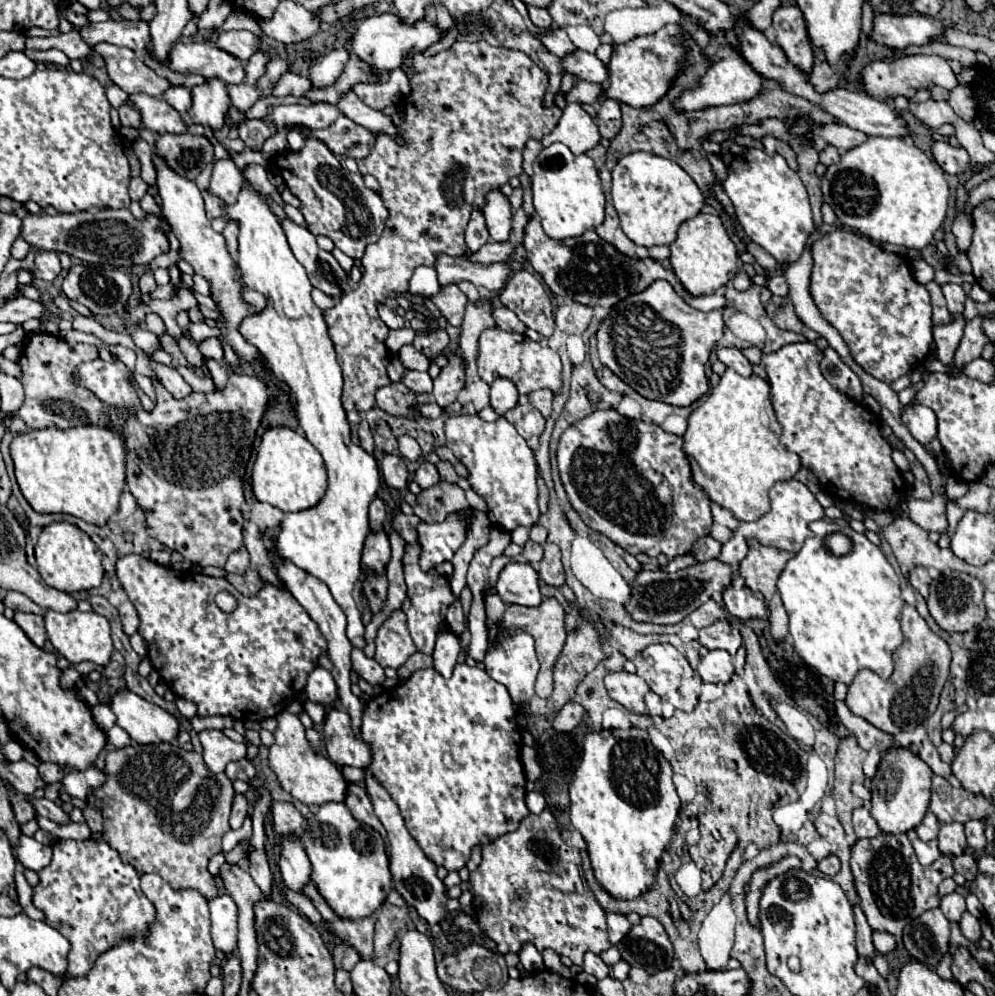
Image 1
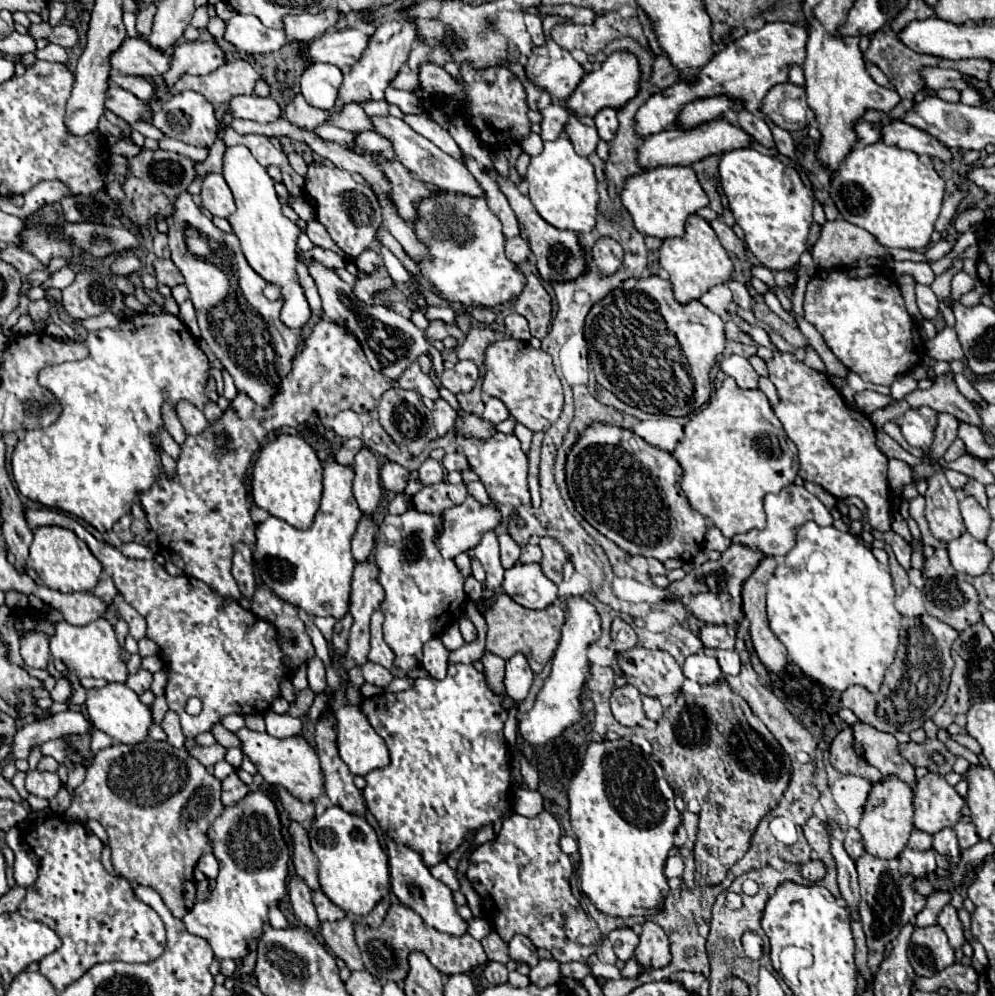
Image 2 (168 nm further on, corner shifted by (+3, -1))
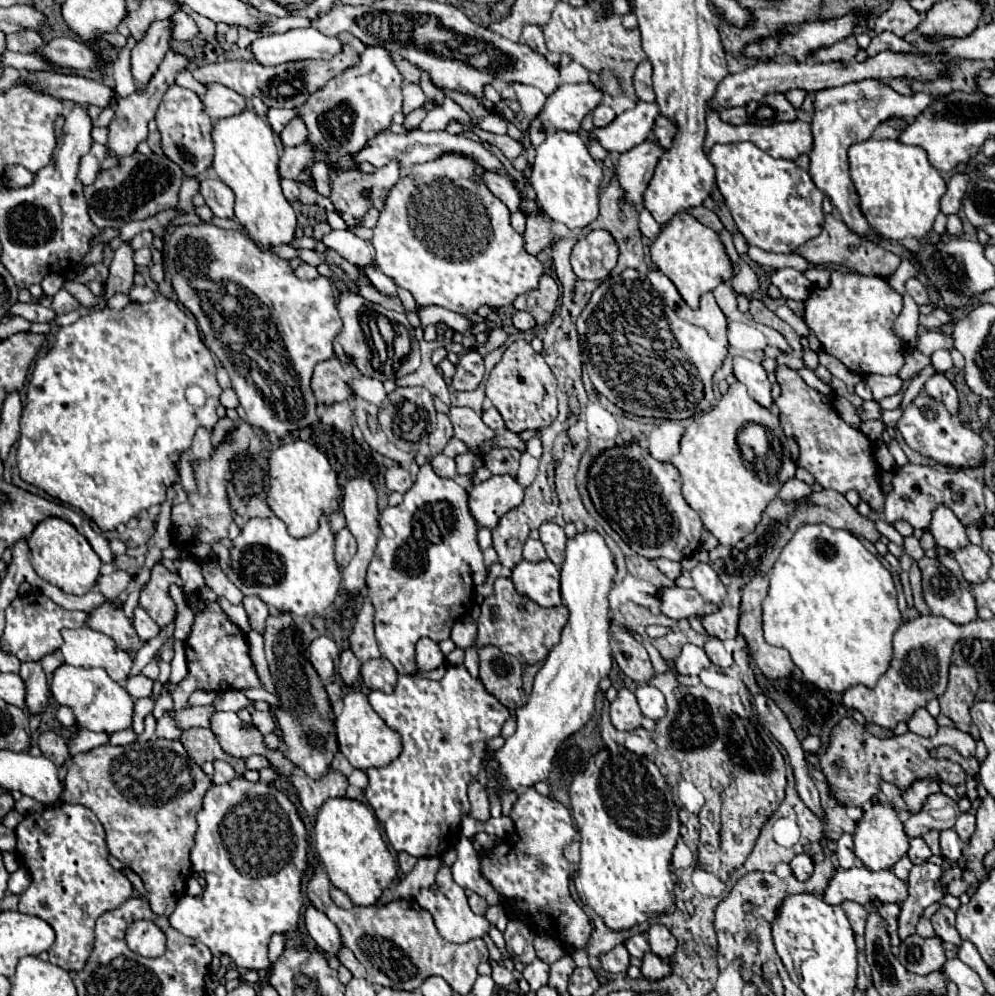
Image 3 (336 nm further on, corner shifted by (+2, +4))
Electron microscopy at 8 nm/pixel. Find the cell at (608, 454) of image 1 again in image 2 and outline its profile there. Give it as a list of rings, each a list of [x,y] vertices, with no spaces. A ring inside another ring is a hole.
[[[592,422],[580,434],[578,442],[568,450],[566,456],[568,494],[582,518],[630,556],[642,554],[646,558],[652,556],[660,562],[668,558],[688,560],[688,556],[692,560],[694,554],[702,548],[706,534],[706,518],[688,504],[688,498],[680,488],[680,478],[682,468],[672,452],[648,444],[632,430],[606,422]]]

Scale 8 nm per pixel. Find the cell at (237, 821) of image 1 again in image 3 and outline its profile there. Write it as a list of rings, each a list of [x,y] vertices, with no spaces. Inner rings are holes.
[[[215,759],[213,767],[215,767],[215,773],[213,773],[213,781],[215,783],[227,783],[227,781],[231,781],[231,779],[237,777],[237,773],[233,771],[233,767],[227,761],[223,761],[223,759]]]

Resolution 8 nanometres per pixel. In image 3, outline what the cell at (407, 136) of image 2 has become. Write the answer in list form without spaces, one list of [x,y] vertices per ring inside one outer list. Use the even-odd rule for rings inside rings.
[[[487,173],[487,187],[491,187],[491,191],[499,199],[503,199],[503,203],[509,207],[511,213],[521,211],[523,189],[517,187],[511,179],[507,179],[507,175],[503,175],[503,173]]]

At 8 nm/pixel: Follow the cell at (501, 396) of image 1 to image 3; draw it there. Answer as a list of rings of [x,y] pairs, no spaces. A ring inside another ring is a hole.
[[[489,407],[489,409],[485,409],[481,417],[483,417],[483,423],[485,423],[487,427],[491,427],[493,431],[501,431],[501,429],[505,427],[505,423],[503,423],[503,417],[499,415],[499,411],[495,411],[495,407]]]

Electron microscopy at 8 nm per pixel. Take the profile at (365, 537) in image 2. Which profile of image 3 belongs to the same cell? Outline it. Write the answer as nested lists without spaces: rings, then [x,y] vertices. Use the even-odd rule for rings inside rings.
[[[341,529],[335,537],[335,561],[339,565],[339,569],[347,567],[347,563],[351,561],[351,557],[355,555],[357,547],[355,547],[355,537],[345,529]]]

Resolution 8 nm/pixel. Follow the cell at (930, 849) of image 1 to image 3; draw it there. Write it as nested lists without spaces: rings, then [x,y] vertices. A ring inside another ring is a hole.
[[[931,861],[913,865],[909,873],[909,897],[899,913],[899,939],[907,939],[915,933],[915,925],[925,907],[945,897],[945,887],[939,885],[943,869]]]

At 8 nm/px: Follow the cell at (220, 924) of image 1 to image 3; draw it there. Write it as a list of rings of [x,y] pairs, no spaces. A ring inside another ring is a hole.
[[[235,777],[229,783],[213,783],[205,797],[203,809],[197,813],[195,847],[191,849],[191,867],[201,869],[205,889],[201,897],[179,899],[175,911],[169,915],[169,925],[179,933],[205,943],[213,955],[229,955],[239,969],[267,971],[267,945],[271,935],[279,933],[289,937],[299,929],[303,907],[301,881],[307,871],[307,831],[289,797],[261,781],[251,783],[245,777]]]

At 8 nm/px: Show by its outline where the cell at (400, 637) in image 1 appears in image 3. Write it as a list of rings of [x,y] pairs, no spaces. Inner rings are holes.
[[[365,599],[361,605],[361,611],[355,619],[353,631],[349,635],[349,649],[353,655],[365,663],[369,659],[381,657],[379,645],[375,643],[375,633],[373,633],[373,619],[371,619],[371,601]]]

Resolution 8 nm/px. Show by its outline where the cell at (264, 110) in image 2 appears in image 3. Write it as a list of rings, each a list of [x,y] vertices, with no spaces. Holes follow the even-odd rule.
[[[207,83],[205,89],[207,91],[201,97],[201,101],[211,119],[237,115],[239,111],[243,111],[243,107],[249,105],[241,95],[235,95],[235,91],[231,91],[229,87],[223,87],[219,83]]]

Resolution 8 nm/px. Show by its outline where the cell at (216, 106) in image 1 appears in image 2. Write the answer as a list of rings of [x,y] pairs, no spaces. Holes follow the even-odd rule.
[[[192,90],[180,92],[164,102],[154,114],[152,124],[170,138],[202,148],[212,146],[218,132],[214,106],[202,94]]]

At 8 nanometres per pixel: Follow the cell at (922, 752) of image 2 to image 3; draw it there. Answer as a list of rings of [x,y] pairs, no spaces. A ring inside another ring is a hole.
[[[845,717],[831,729],[829,747],[819,757],[819,765],[821,765],[823,775],[827,777],[829,793],[833,799],[837,799],[845,807],[863,807],[865,803],[871,803],[879,797],[881,781],[893,783],[899,791],[909,789],[909,785],[921,779],[931,781],[941,779],[953,787],[965,783],[967,775],[959,763],[953,763],[949,759],[931,757],[931,749],[937,749],[941,745],[951,745],[961,757],[975,755],[975,739],[969,733],[959,731],[957,727],[939,727],[935,737],[924,738],[907,731],[905,735],[893,735],[887,739],[879,739],[871,735],[853,717]]]

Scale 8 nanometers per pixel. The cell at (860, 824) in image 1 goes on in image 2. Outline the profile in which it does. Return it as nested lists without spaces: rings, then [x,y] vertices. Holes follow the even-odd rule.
[[[850,828],[848,830],[846,840],[844,840],[844,848],[846,848],[846,852],[850,854],[852,860],[856,860],[858,856],[862,856],[864,846],[862,846],[862,834],[860,834],[858,828]]]

